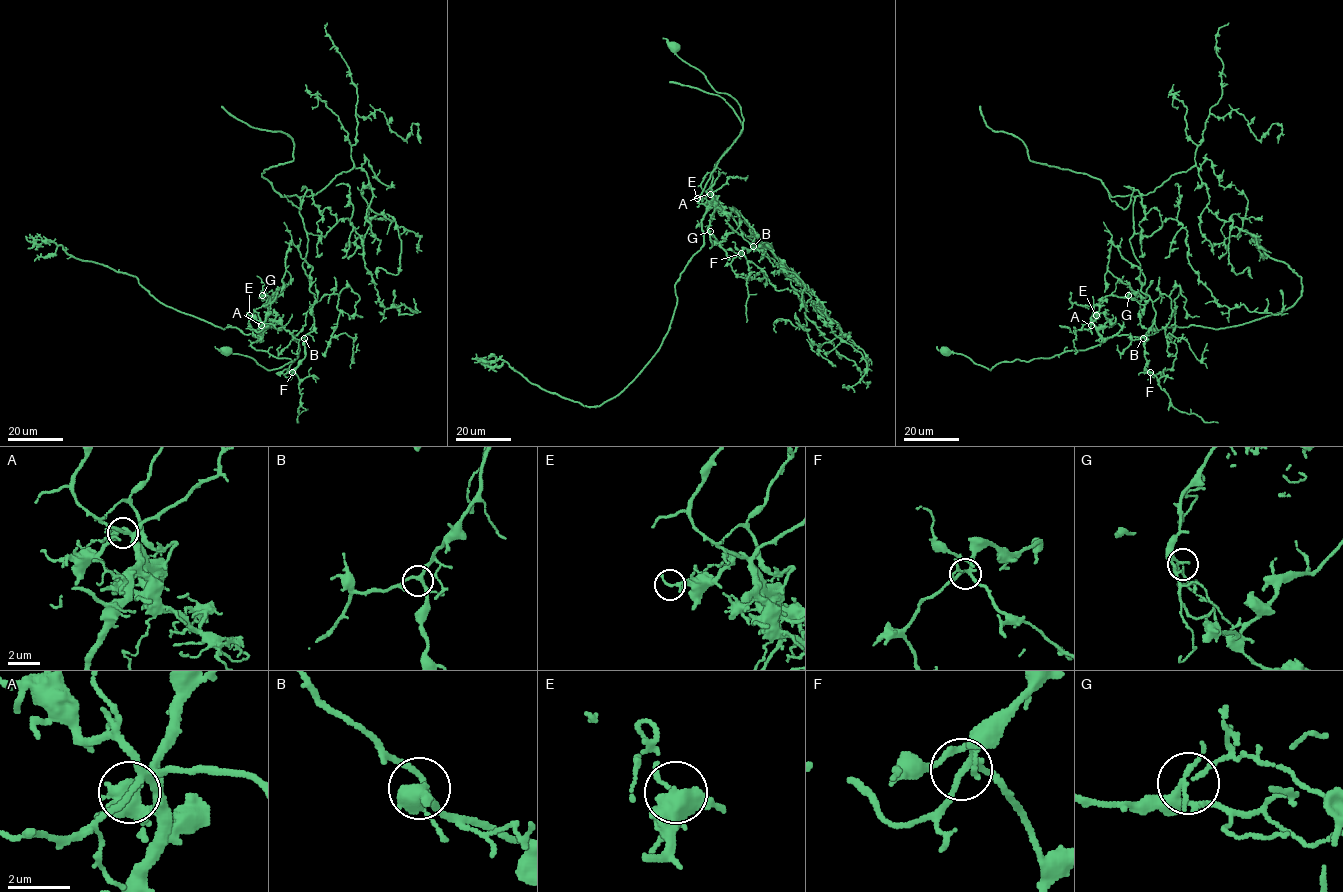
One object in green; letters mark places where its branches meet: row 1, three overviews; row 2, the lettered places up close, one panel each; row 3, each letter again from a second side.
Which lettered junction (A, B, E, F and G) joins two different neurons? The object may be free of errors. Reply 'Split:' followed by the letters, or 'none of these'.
Split: G

